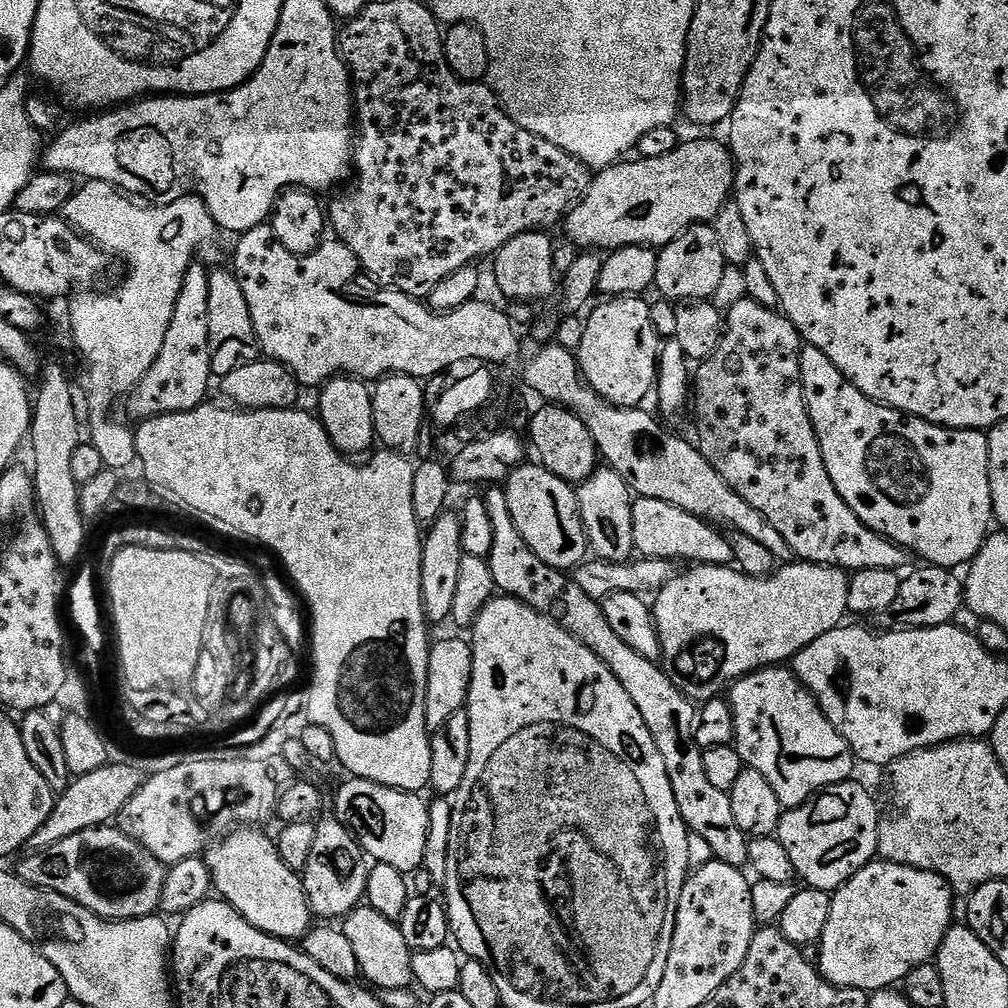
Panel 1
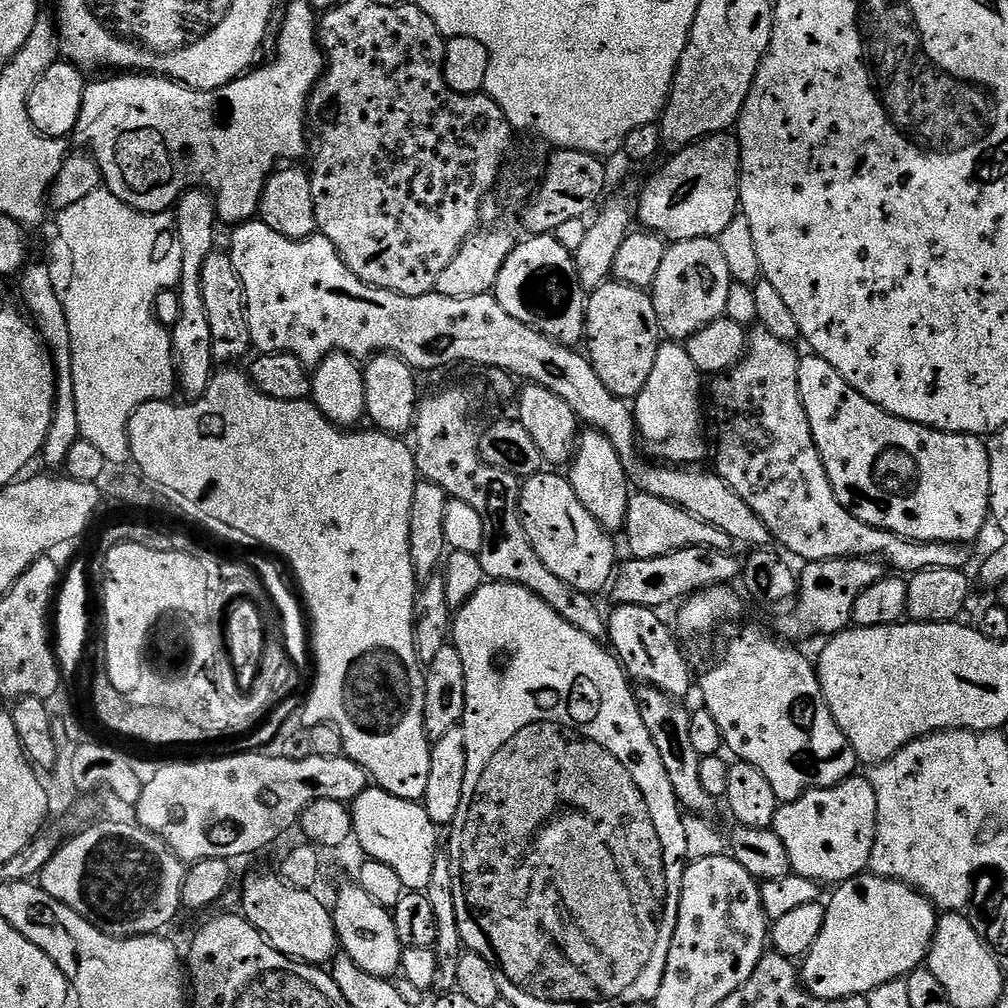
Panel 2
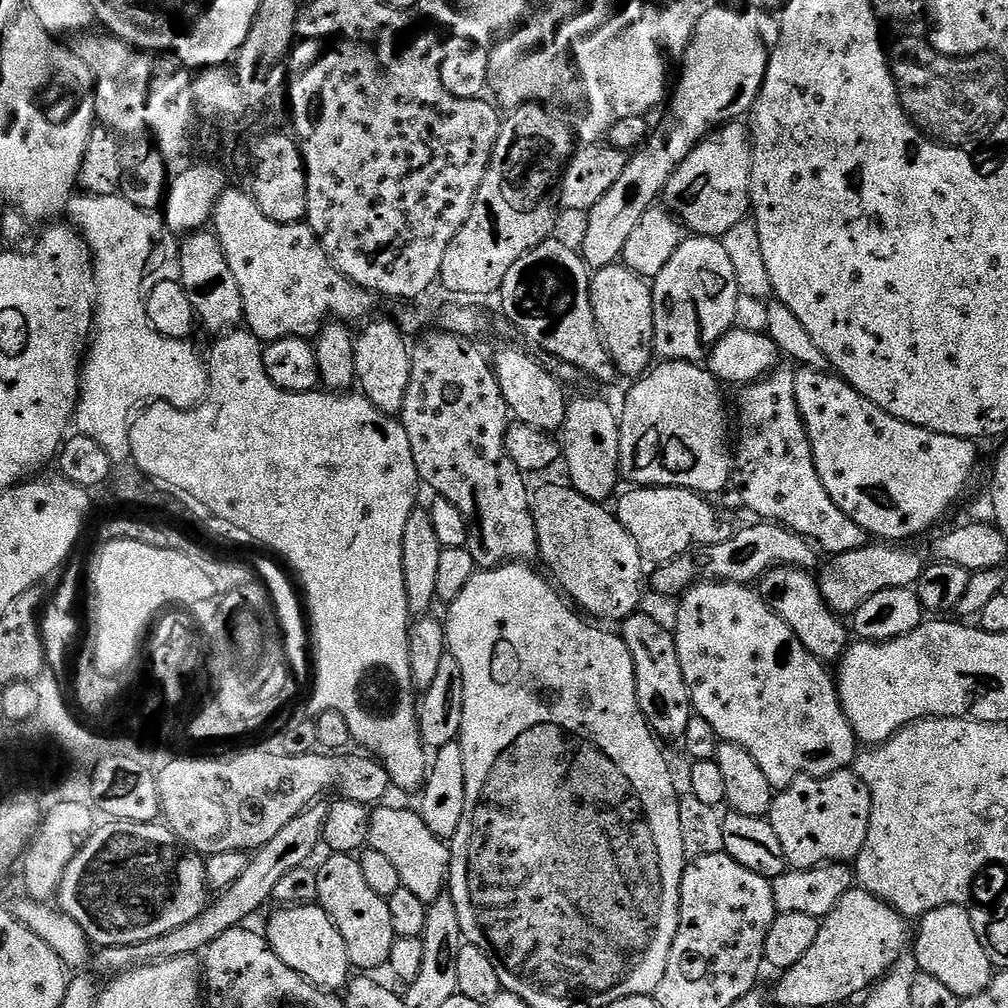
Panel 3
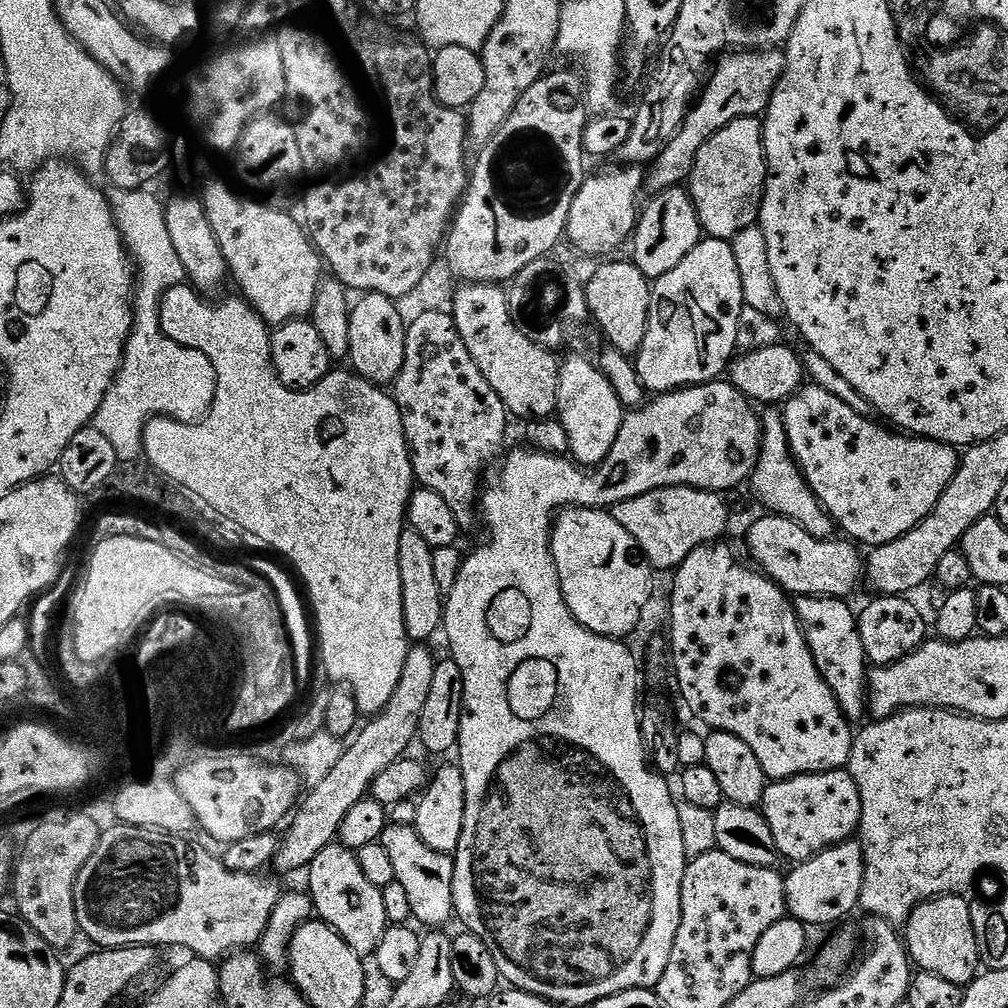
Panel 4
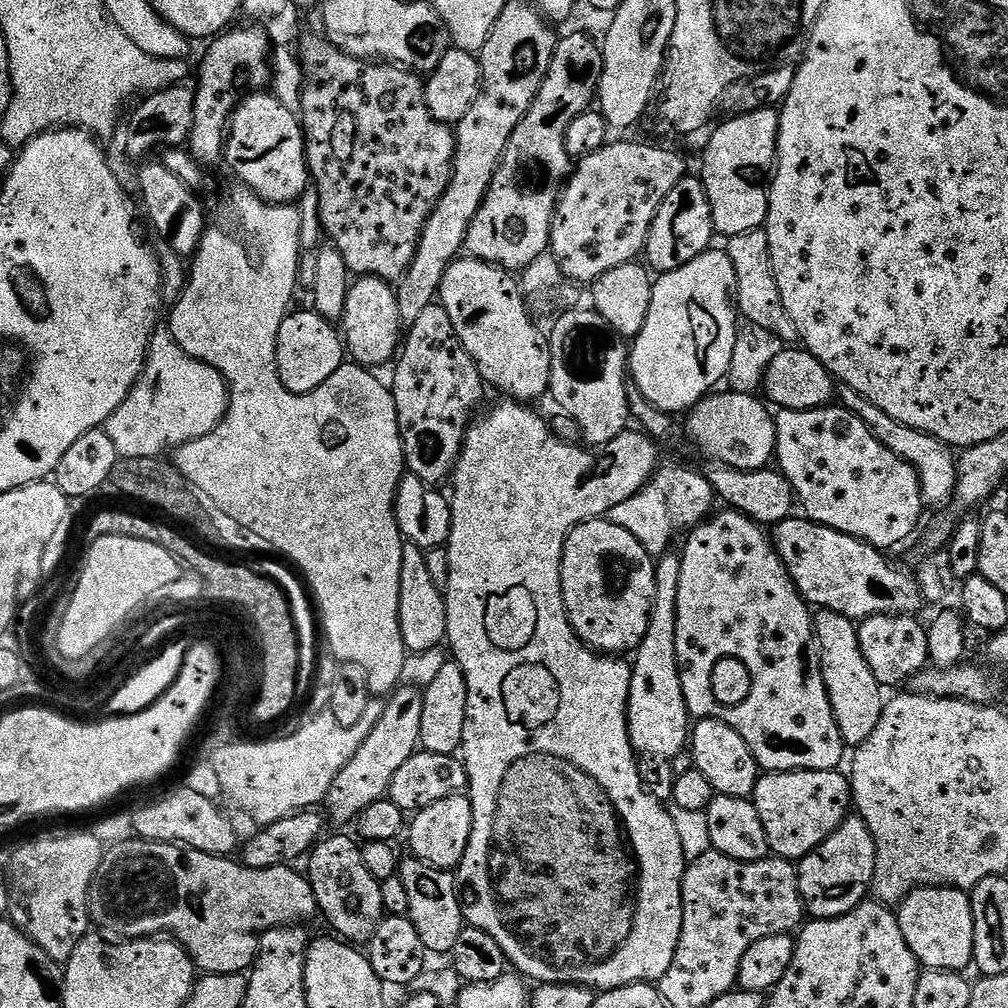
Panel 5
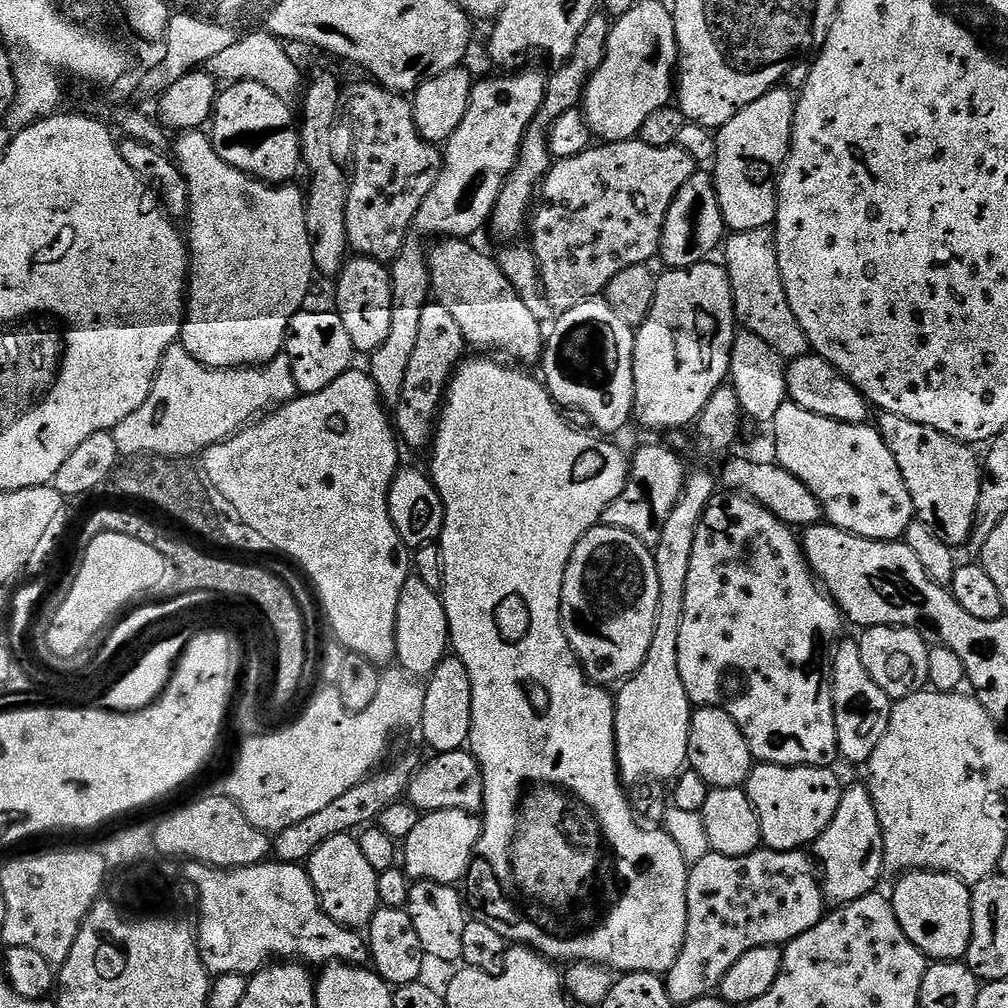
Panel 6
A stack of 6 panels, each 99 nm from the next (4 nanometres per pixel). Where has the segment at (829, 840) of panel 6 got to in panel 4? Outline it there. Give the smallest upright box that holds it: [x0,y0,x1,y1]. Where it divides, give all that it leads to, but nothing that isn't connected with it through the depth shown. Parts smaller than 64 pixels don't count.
[784,839,864,926]

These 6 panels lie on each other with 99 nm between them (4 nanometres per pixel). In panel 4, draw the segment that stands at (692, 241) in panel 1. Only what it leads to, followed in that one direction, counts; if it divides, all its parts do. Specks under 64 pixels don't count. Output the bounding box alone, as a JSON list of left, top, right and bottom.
[634,239,743,394]

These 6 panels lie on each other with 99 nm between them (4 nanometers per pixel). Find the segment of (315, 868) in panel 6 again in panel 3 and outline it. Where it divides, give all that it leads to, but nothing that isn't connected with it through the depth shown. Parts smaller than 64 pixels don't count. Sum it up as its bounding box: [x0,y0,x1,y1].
[316,854,397,970]

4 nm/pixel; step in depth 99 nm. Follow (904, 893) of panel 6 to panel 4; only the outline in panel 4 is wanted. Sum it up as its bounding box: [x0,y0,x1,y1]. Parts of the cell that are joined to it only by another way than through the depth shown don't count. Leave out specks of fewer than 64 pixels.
[902,895,981,986]

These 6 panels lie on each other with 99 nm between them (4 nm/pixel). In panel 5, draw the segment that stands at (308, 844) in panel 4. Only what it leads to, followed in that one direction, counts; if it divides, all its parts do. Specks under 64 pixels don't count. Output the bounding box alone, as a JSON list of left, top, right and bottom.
[326,682,424,825]

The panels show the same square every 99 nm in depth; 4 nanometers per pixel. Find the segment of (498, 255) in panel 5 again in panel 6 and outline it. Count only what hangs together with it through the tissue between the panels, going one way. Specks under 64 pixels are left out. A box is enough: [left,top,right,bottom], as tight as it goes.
[490,14,612,242]

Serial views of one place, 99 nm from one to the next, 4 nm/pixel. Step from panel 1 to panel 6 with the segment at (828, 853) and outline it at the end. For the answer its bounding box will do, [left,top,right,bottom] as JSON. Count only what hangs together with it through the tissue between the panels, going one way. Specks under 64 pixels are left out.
[746,763,842,852]

